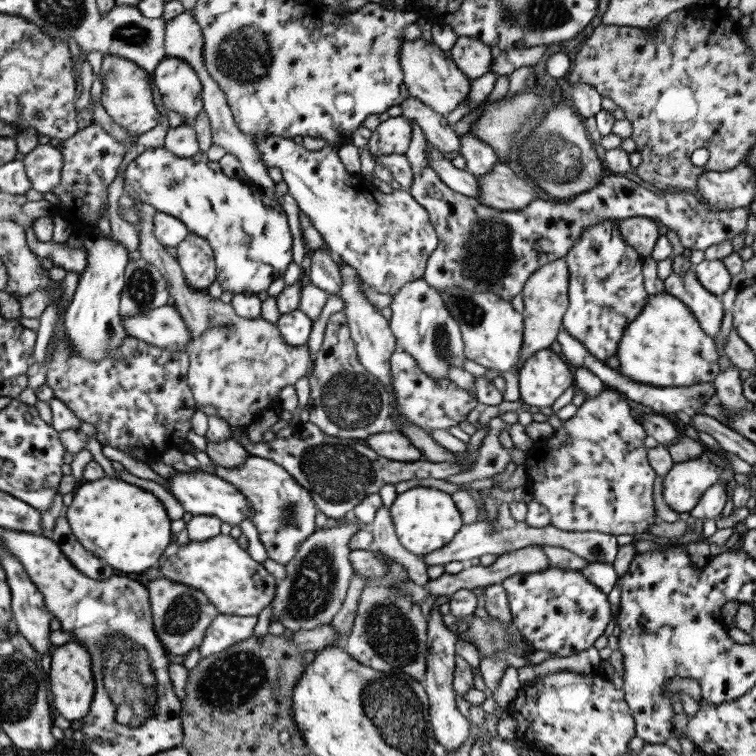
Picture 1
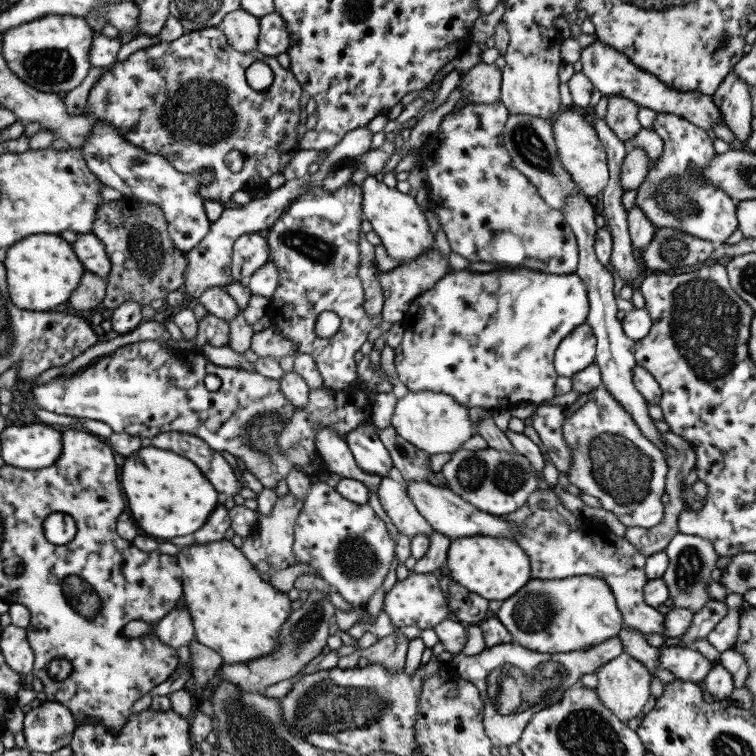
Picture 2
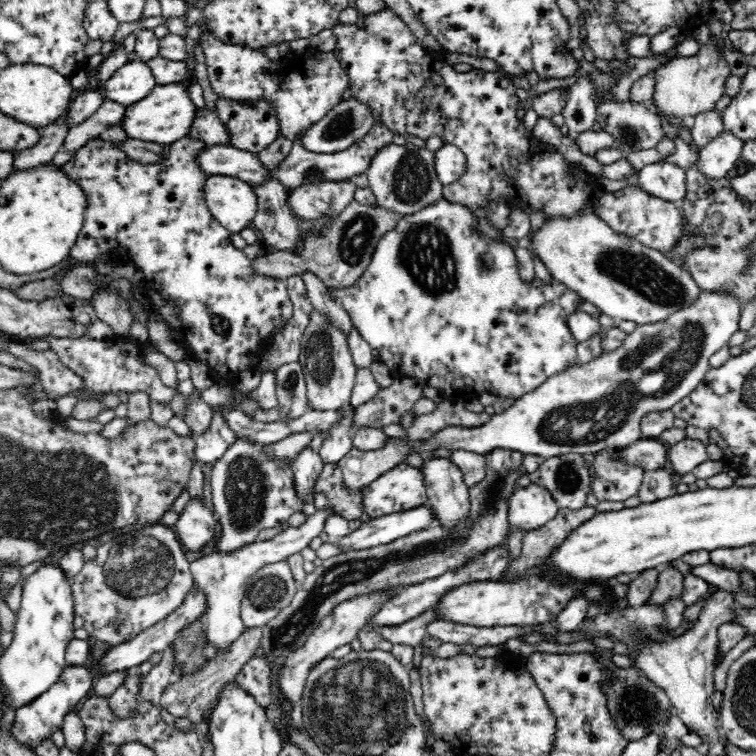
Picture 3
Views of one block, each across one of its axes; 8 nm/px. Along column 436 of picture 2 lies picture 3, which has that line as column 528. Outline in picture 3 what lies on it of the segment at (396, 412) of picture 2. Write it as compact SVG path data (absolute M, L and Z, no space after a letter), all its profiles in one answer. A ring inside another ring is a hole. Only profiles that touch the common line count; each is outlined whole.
M702 291L697 298L697 301L692 304L692 306L683 308L682 310L676 311L674 314L671 314L666 320L662 322L650 323L649 325L638 325L634 331L626 335L624 342L612 352L603 352L601 355L598 355L598 358L594 358L593 361L587 362L586 364L574 365L568 368L568 370L562 371L561 373L555 374L550 378L546 379L546 382L543 382L536 390L524 394L521 398L515 400L515 403L507 408L500 414L493 414L490 417L490 420L483 424L482 426L477 426L476 428L466 428L465 426L446 426L436 434L429 434L429 438L422 440L411 440L408 437L406 438L395 438L386 436L386 442L382 448L378 450L358 450L356 448L350 449L350 452L341 458L337 463L342 471L342 481L346 485L348 491L360 491L365 486L368 486L371 482L374 482L378 477L381 477L386 471L392 470L395 466L405 463L405 458L412 453L416 453L421 457L428 457L434 451L438 449L446 449L446 451L453 450L464 450L475 452L481 455L486 455L492 449L503 448L510 449L513 451L520 451L522 454L535 454L536 456L544 456L544 458L552 458L558 455L563 454L579 454L585 455L588 453L597 453L598 451L604 449L612 449L618 447L624 447L632 442L636 442L644 438L643 433L641 432L641 422L644 416L653 412L660 412L665 410L671 410L671 408L690 396L696 390L696 387L702 382L704 376L706 376L707 370L710 370L709 358L720 350L732 335L738 331L738 322L740 322L740 313L742 308L738 305L736 297L728 295L728 293L720 293L720 291Z

